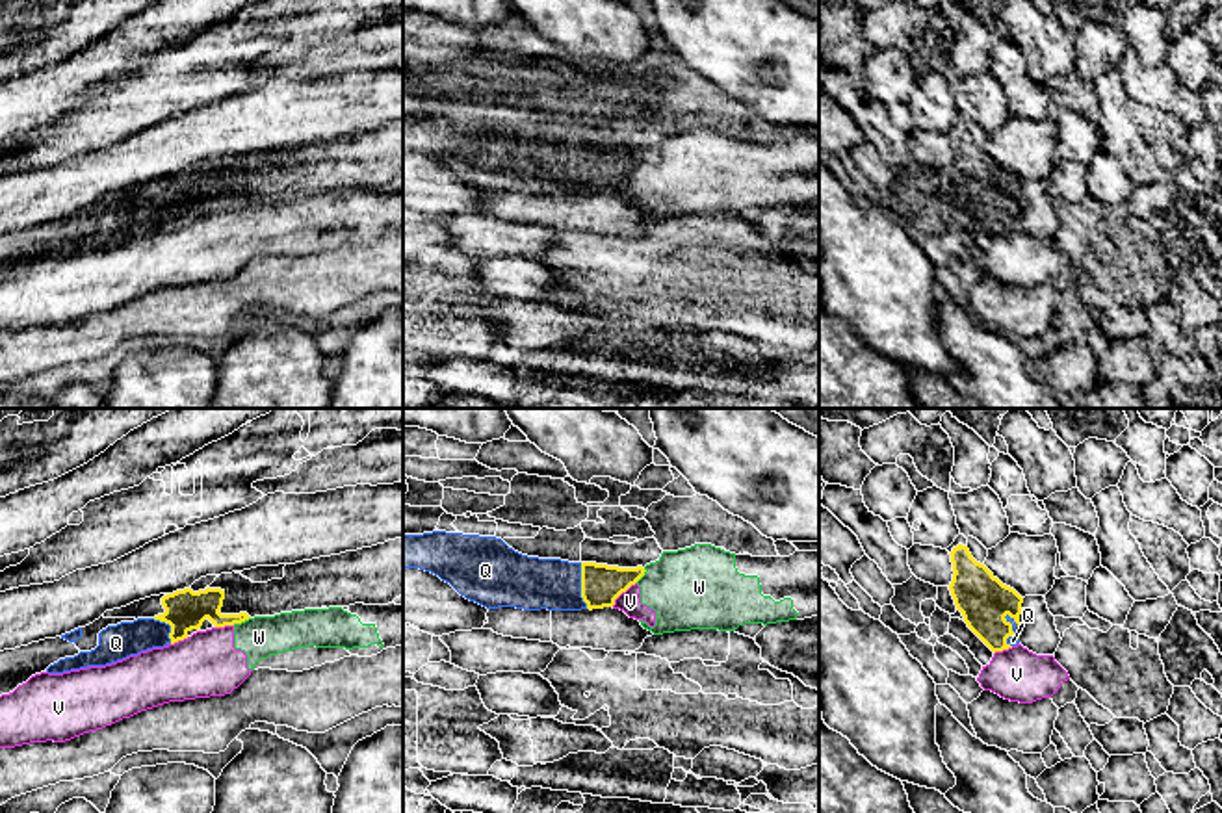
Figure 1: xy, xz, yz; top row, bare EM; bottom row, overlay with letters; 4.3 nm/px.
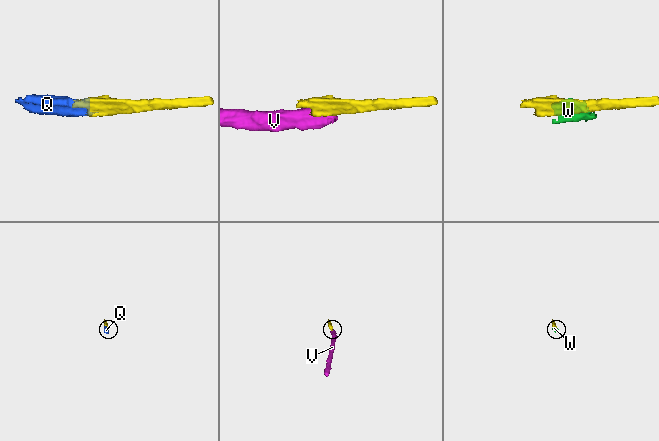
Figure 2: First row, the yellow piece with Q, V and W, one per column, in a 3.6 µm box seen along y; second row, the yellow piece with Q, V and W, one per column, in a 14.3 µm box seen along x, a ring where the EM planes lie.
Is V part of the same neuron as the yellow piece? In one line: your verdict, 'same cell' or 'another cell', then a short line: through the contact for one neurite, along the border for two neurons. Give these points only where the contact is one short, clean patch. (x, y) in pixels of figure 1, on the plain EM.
another cell; line xz (636, 166), (611, 190)

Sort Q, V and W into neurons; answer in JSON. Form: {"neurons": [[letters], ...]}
{"neurons": [["Q"], ["V", "W"]]}

